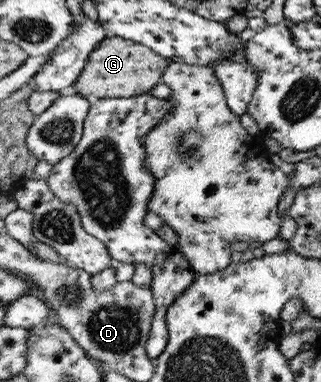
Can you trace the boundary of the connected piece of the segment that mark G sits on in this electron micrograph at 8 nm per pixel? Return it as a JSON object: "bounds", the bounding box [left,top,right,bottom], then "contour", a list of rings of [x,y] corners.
{"bounds":[73,36,170,101],"contour":[[[109,36],[91,53],[88,65],[73,90],[93,101],[142,96],[161,82],[170,62],[154,48],[122,36]]]}

